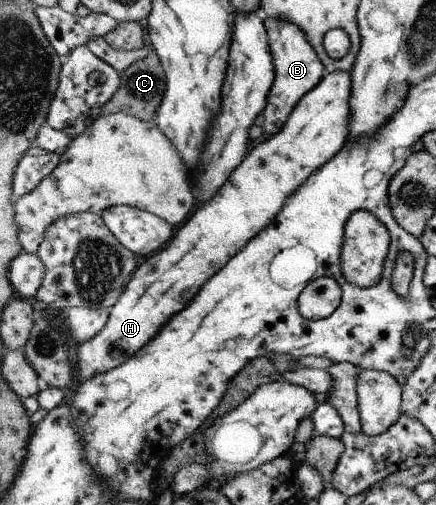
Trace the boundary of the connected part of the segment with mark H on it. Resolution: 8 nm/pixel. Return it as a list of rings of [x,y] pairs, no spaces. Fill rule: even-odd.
[[[329,72],[321,79],[321,82],[309,91],[290,114],[284,129],[280,133],[263,137],[255,142],[249,151],[248,157],[234,170],[234,179],[222,187],[222,195],[218,199],[210,199],[210,203],[204,203],[186,227],[182,226],[170,244],[158,251],[154,257],[146,259],[142,267],[138,267],[137,273],[130,280],[121,301],[109,310],[106,325],[92,339],[78,346],[77,357],[79,371],[76,380],[80,383],[89,382],[97,375],[105,374],[129,362],[132,355],[136,355],[146,343],[158,333],[158,329],[178,311],[182,311],[192,297],[198,293],[200,285],[208,281],[218,269],[222,269],[258,231],[262,231],[272,219],[285,209],[286,202],[307,180],[313,177],[328,159],[332,159],[340,147],[349,140],[350,115],[352,114],[352,76],[350,72]]]

